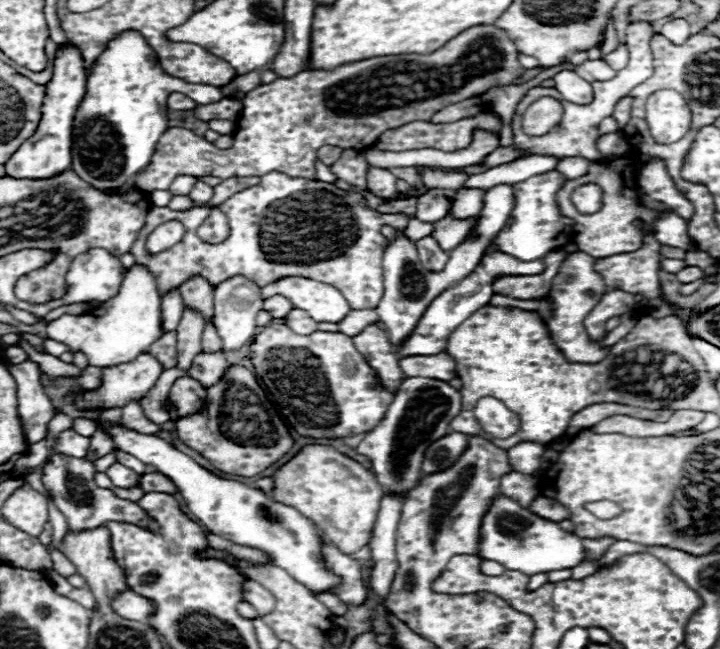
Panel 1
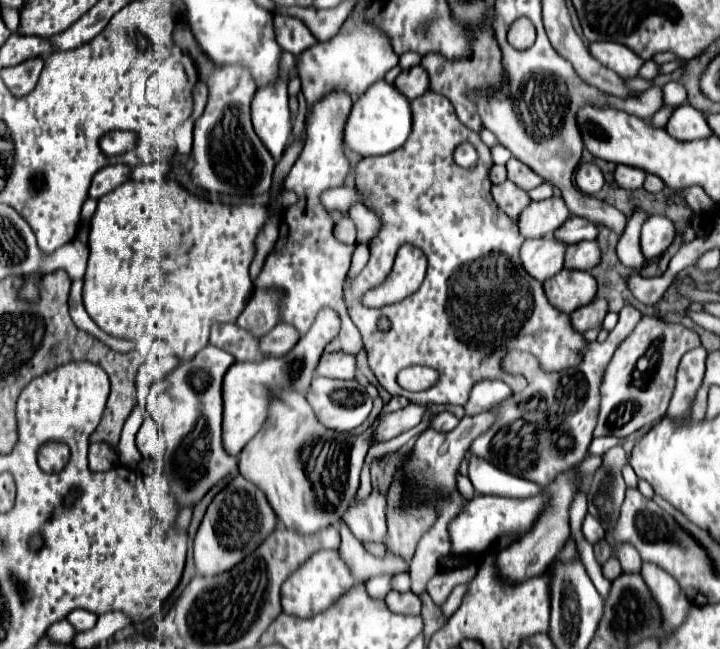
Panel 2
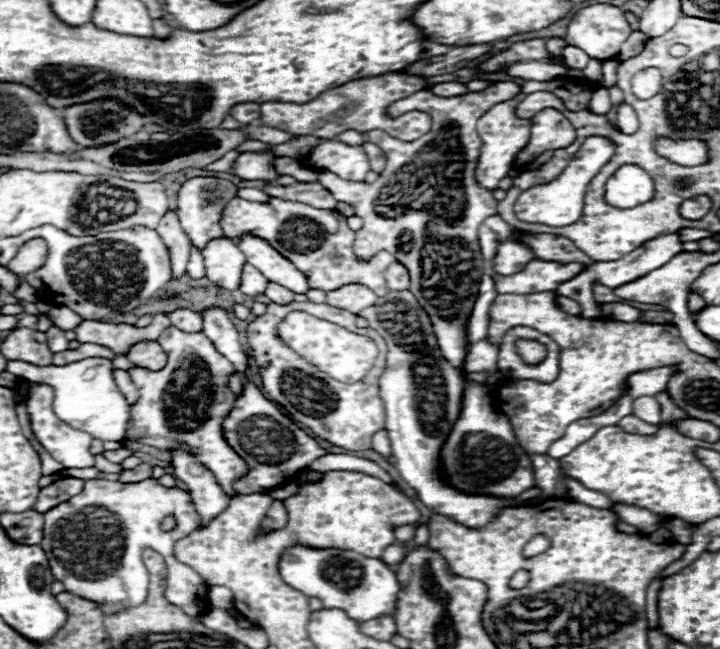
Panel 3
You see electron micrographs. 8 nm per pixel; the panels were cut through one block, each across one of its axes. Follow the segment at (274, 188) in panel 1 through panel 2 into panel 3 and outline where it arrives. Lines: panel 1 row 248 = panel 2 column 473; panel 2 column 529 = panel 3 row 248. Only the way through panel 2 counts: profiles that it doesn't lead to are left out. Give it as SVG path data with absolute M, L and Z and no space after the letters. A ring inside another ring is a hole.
M234 198L222 210L220 226L224 228L224 236L230 240L240 242L240 236L248 232L272 244L272 248L276 248L284 258L292 260L292 264L308 276L310 288L332 292L344 284L364 284L372 288L376 296L384 296L388 292L384 272L394 262L394 256L390 252L378 252L374 260L366 264L356 262L352 254L354 230L348 228L346 216L338 210L312 208L308 204L288 202L280 198L270 198L268 202L248 202Z

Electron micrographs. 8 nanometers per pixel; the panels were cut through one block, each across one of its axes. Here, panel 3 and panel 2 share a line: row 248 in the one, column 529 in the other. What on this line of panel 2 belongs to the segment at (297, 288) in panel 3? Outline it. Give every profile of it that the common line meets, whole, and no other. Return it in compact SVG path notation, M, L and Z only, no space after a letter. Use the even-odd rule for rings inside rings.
M554 238L526 240L520 246L520 260L524 270L532 278L536 278L538 282L544 282L562 270L564 244L560 244L560 240L554 240Z

